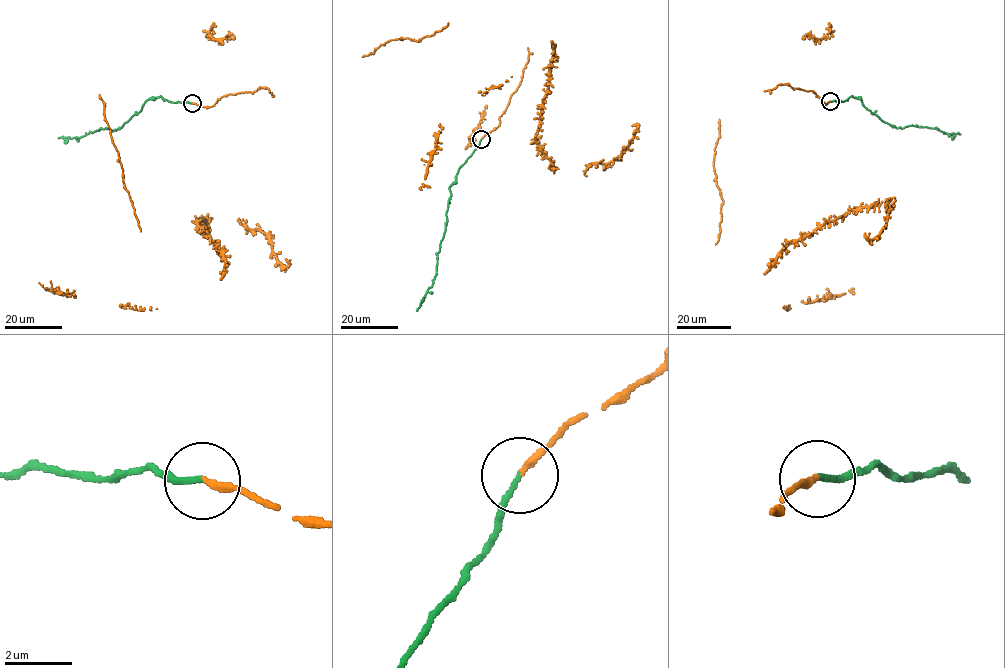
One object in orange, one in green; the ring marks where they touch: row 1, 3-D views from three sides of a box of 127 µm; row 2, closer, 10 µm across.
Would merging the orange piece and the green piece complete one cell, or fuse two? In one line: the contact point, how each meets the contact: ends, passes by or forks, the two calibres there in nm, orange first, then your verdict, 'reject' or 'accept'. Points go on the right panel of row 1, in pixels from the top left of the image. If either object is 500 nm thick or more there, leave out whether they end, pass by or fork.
place (830, 101); orange ends; green ends; calibres 190 and 150 nm; accept

